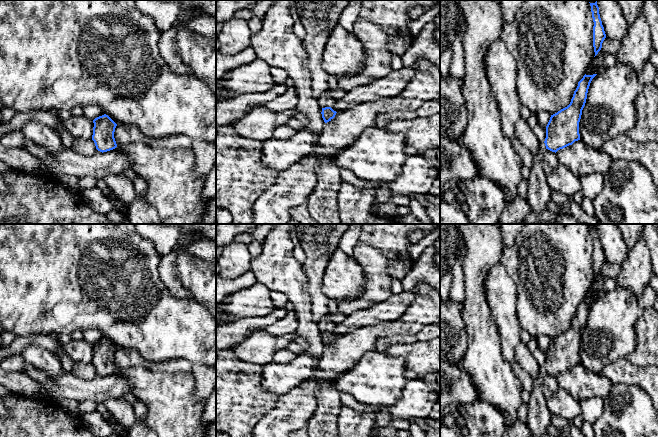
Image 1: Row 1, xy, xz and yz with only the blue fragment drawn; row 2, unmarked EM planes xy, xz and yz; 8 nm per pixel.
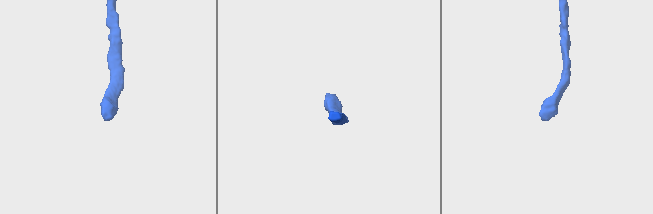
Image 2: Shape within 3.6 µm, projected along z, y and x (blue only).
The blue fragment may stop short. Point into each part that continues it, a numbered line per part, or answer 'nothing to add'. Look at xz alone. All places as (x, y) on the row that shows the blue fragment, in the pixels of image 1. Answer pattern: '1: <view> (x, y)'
1: xz (325, 100)

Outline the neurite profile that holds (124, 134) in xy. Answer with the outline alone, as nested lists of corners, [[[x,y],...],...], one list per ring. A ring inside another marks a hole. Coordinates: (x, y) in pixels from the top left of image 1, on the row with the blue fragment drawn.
[[[117,124],[114,138],[117,146],[142,142],[155,148],[162,147],[169,150],[191,147],[192,142],[192,139],[186,135],[170,135],[163,138],[147,136],[134,124]]]

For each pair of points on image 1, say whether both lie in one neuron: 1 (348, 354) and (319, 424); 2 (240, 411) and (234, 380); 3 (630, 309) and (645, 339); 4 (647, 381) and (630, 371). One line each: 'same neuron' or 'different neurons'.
1: different neurons
2: same neuron
3: different neurons
4: same neuron

